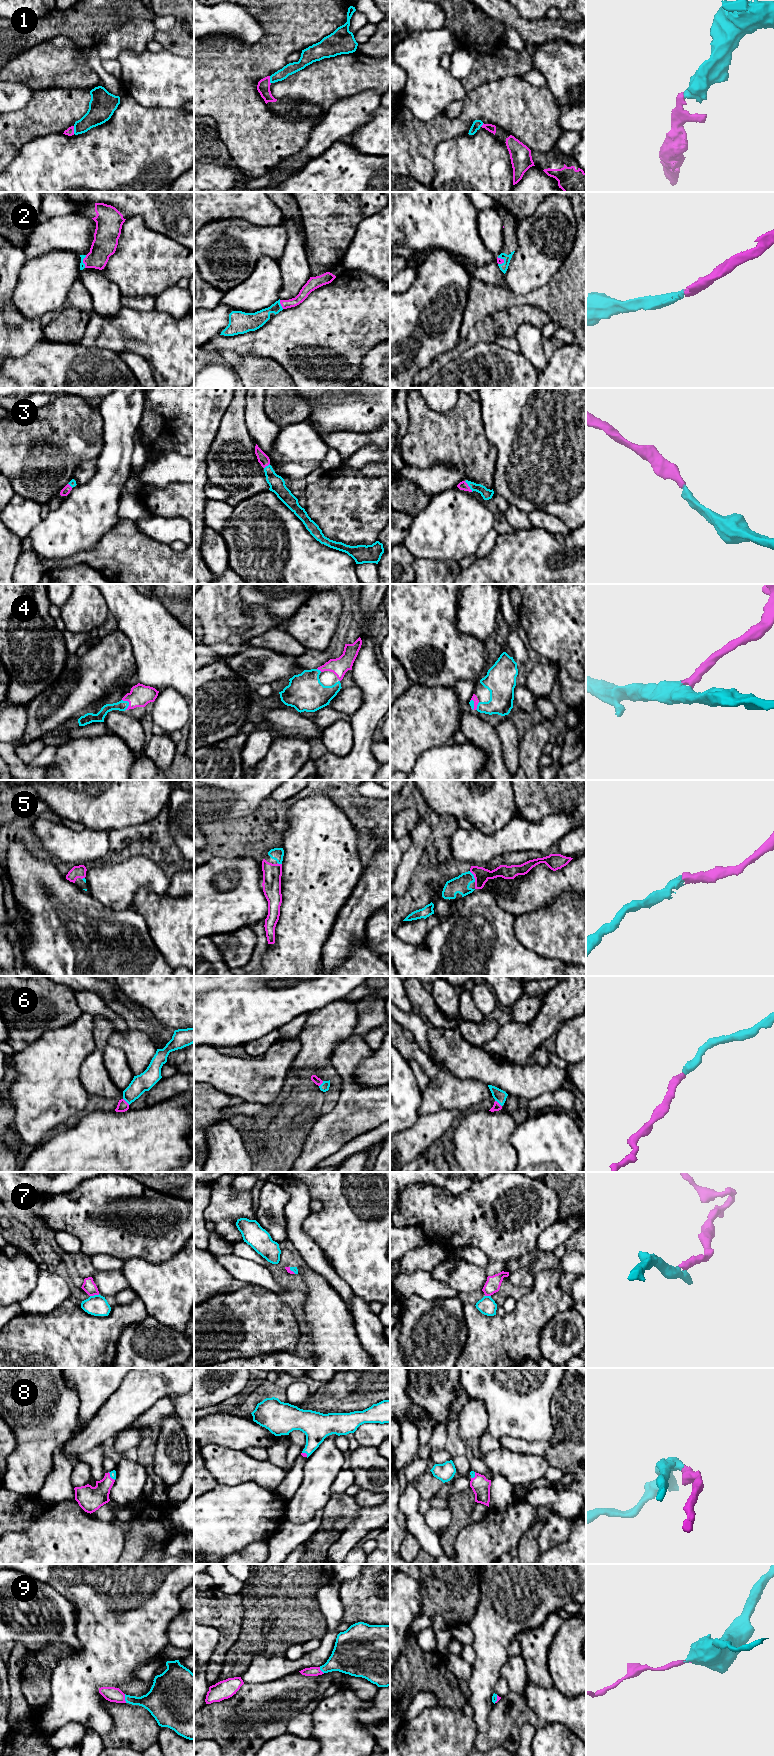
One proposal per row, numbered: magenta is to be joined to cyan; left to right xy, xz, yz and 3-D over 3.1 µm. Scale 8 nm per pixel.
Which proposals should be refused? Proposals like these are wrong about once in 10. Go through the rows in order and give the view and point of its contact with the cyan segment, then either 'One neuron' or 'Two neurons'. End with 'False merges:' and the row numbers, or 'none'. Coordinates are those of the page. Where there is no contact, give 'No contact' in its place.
1: Touches cyan at xy (74, 130). One neuron
2: Touches cyan at xz (280, 304). One neuron
3: Touches cyan at yz (468, 485). One neuron
4: Touches cyan at xy (128, 703). One neuron
5: Touches cyan at yz (473, 876). One neuron
6: Touches cyan at yz (498, 1102). One neuron
7: Touches cyan at xy (94, 1295). One neuron
8: Touches cyan at xy (110, 1476). One neuron
9: Touches cyan at xy (125, 1698). One neuron
False merges: none

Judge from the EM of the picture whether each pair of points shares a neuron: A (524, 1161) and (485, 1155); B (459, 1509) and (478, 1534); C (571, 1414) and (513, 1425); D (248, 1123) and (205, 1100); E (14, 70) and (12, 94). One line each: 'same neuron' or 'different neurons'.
A: different neurons
B: different neurons
C: different neurons
D: same neuron
E: different neurons

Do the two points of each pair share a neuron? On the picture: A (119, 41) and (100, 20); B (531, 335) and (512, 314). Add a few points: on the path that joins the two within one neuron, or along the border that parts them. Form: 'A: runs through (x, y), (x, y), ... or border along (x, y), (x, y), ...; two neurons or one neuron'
A: border along (131, 19), (116, 31), (106, 33), (94, 46); two neurons
B: border along (540, 328), (534, 325), (523, 324), (514, 335); two neurons

